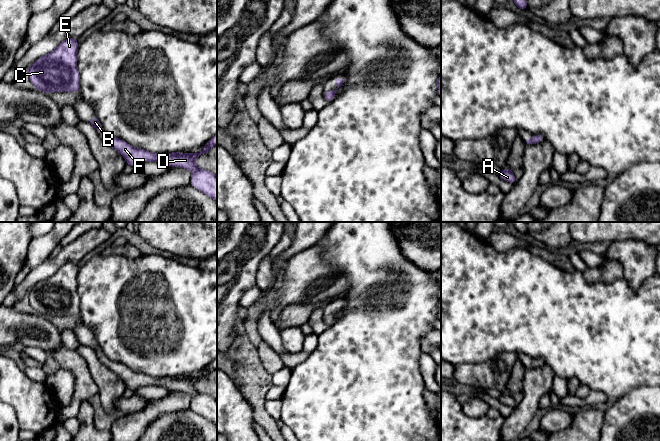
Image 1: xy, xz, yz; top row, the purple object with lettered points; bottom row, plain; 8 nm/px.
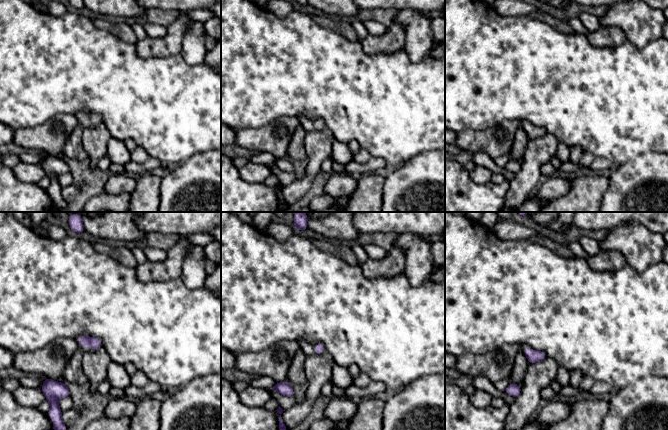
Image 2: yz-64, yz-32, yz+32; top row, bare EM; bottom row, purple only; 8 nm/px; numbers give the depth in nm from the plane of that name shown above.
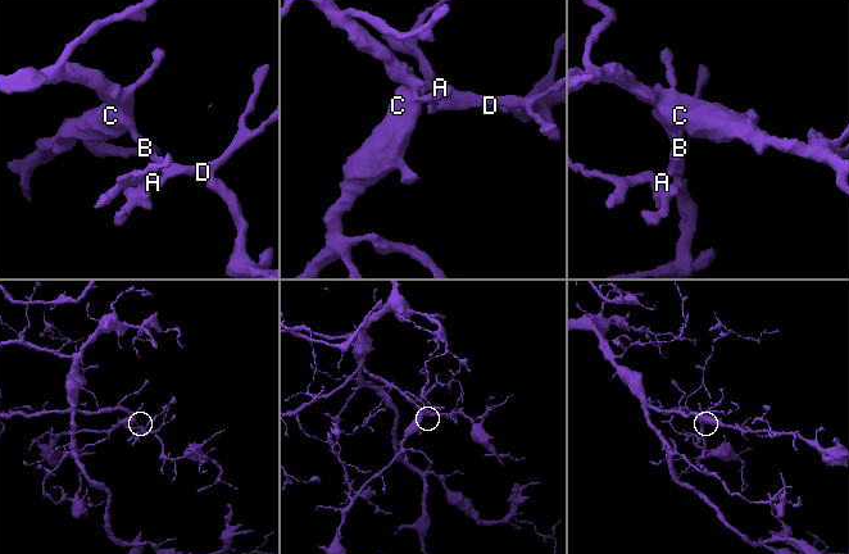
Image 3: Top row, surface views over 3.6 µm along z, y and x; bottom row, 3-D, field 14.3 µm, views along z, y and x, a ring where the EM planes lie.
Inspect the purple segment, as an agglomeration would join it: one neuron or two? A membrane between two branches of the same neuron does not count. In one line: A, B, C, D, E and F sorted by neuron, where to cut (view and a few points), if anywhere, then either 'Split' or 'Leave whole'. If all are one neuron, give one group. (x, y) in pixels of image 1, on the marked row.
Groups: A B C D E F. No split. Leave whole

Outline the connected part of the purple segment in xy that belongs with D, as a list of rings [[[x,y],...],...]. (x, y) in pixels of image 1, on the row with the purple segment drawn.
[[[94,116],[93,119],[88,120],[97,131],[101,133],[101,138],[119,152],[126,160],[127,165],[136,167],[142,162],[164,162],[171,168],[181,167],[192,171],[191,185],[206,195],[213,198],[217,204],[217,175],[207,170],[200,169],[195,160],[209,152],[215,145],[217,145],[217,134],[208,142],[199,153],[151,153],[143,149],[132,147],[127,142],[109,136],[103,130],[100,121]]]

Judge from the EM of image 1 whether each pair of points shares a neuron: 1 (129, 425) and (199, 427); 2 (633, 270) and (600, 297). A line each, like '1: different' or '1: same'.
1: different
2: different

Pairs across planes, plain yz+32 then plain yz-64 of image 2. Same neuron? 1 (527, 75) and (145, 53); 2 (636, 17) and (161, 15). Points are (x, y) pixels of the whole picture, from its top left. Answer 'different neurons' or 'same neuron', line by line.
1: different neurons
2: different neurons

